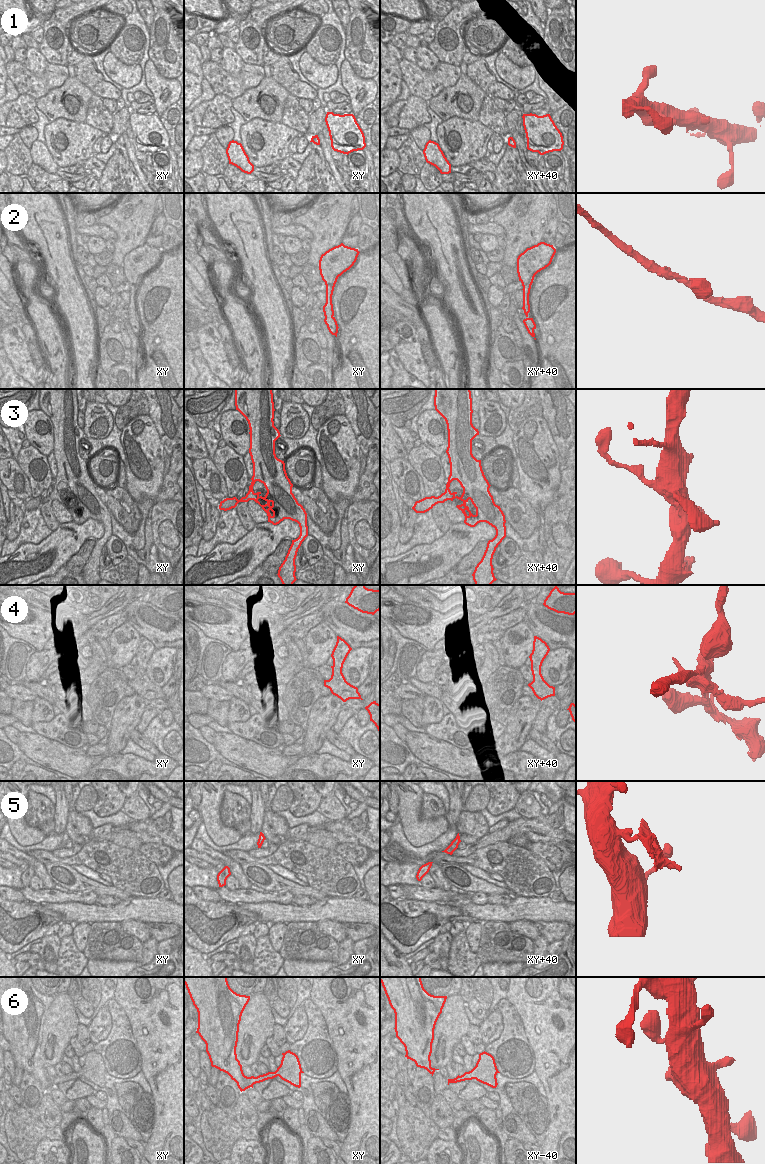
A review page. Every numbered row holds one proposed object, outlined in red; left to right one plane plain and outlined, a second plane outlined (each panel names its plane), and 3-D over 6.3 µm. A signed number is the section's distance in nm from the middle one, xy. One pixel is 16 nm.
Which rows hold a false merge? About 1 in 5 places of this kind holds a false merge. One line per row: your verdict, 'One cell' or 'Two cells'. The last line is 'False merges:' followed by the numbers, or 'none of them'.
1: One cell
2: One cell
3: One cell
4: Two cells
5: One cell
6: One cell
False merges: 4.

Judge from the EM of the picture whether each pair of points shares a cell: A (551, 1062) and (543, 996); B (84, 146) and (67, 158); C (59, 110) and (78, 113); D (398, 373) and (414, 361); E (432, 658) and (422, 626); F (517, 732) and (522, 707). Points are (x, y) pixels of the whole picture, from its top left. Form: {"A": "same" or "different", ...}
{"A": "same", "B": "same", "C": "same", "D": "different", "E": "different", "F": "same"}

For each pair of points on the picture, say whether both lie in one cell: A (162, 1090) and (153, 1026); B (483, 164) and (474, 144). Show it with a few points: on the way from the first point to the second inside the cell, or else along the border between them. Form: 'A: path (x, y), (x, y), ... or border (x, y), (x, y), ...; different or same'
A: path (162, 1074), (162, 1042); same
B: border (485, 155), (467, 164); different

